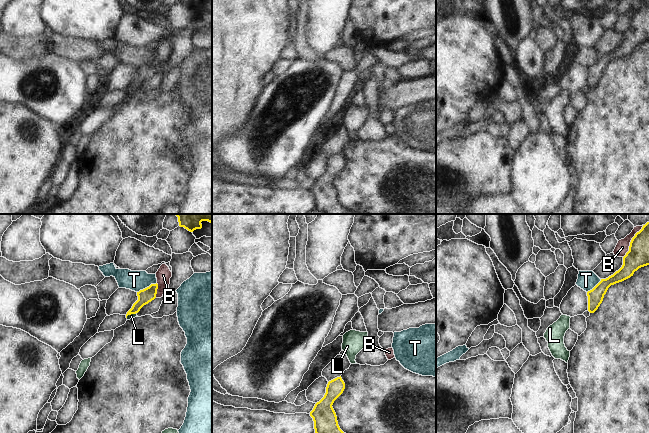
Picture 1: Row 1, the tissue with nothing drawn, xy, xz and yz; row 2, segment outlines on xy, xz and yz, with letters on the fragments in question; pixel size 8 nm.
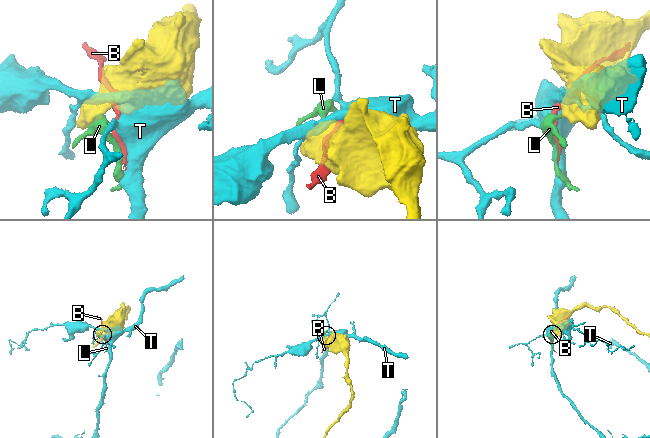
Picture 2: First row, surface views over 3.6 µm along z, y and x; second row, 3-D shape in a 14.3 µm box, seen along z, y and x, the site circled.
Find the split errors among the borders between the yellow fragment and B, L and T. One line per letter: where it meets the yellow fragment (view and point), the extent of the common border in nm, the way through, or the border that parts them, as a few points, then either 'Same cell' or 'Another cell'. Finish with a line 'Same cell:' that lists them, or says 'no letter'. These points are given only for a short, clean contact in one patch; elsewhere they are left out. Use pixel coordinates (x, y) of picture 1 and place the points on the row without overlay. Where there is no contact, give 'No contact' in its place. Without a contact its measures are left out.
B: Touches yellow at yz (631, 17). Shared border 300 nm. Another cell
L: Touches yellow at xy (130, 90). Shared border 90 nm. Boundary: xy (135, 89), (131, 89), (126, 93). Another cell
T: Touches yellow at xy (147, 63). Shared border 180 nm. Another cell
Same cell: no letter.

